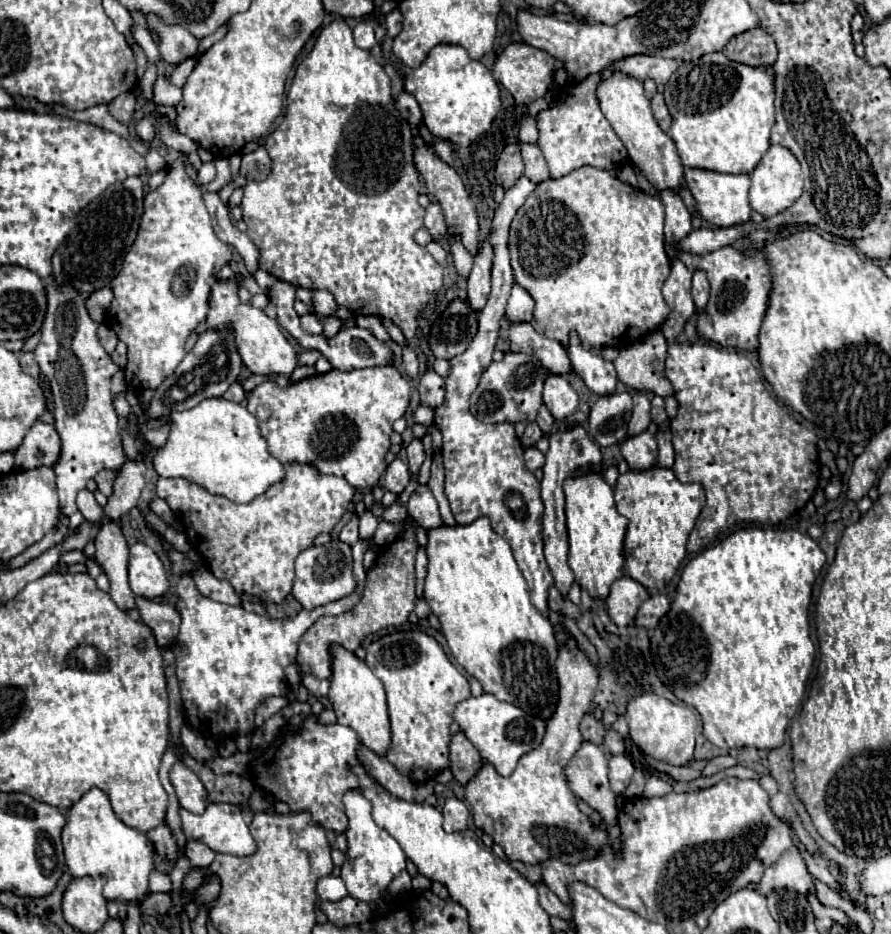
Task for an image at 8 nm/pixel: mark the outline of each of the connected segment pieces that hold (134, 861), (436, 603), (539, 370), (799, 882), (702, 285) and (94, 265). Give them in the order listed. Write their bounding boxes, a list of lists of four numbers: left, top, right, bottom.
[[62,788,154,902],[424,516,558,720],[470,352,548,424],[756,846,816,896],[692,270,710,310],[52,176,144,294]]

